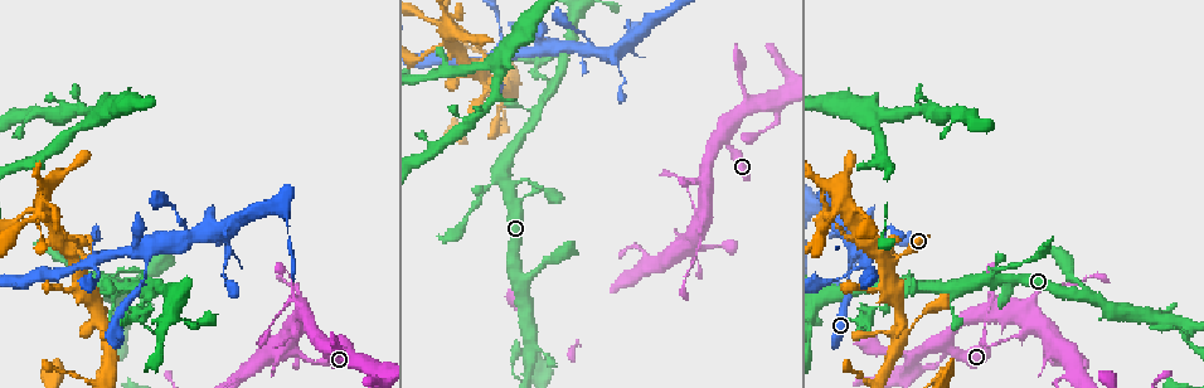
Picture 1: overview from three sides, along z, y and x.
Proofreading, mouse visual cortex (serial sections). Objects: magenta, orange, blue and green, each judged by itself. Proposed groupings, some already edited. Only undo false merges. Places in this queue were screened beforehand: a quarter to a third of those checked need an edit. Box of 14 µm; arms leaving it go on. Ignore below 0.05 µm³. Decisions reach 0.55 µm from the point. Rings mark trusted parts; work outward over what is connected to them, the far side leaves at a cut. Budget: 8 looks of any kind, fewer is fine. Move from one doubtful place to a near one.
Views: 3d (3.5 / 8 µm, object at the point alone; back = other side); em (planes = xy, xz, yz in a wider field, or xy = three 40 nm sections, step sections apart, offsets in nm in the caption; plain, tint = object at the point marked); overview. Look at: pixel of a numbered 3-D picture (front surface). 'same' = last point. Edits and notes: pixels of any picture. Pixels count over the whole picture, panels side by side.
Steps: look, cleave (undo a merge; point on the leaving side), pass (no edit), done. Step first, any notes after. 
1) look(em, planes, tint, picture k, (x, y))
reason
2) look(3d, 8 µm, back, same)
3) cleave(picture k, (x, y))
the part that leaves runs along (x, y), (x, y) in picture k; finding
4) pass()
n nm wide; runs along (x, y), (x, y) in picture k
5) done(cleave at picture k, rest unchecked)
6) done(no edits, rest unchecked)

look(3d, 3.5 µm, picture 1, (704, 213))
small branch off a trunk

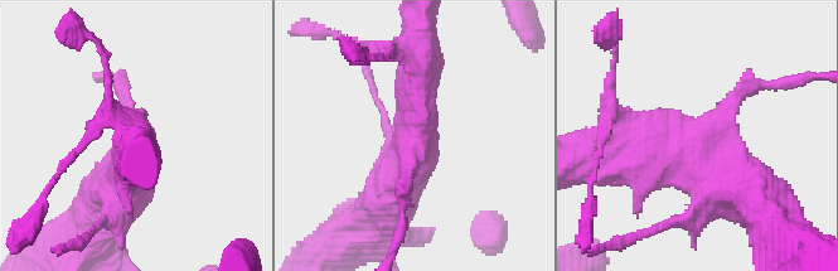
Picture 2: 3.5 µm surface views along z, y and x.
look(em, xy, step 3, tint, picture 2, (702, 140))
shape alone is not enough

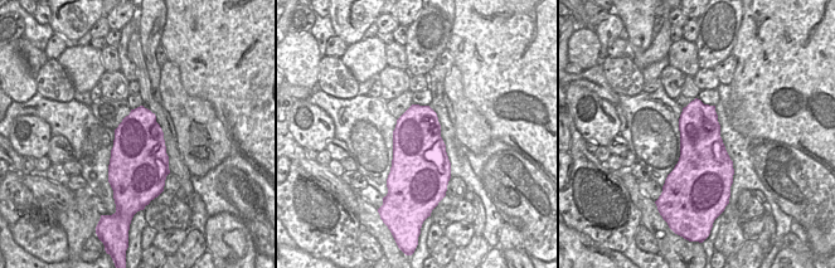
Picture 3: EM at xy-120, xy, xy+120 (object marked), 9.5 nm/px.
pass()
runs along (601, 156), (688, 156), (754, 196) in picture 2; all the same cell

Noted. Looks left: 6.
look(3d, 3.5 µm, picture 1, (533, 60))
narrows sharply

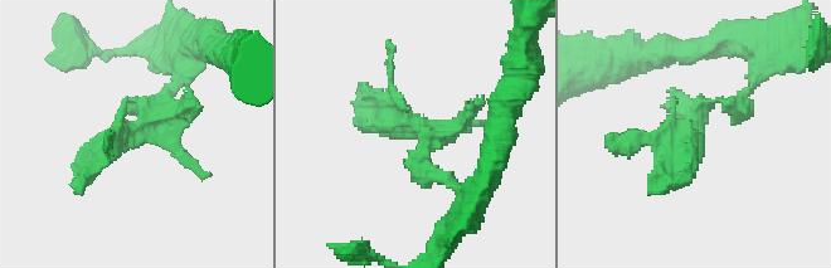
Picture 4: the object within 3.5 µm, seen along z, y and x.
look(em, xy, step 1, tint, picture 4, (696, 133))
now the EM

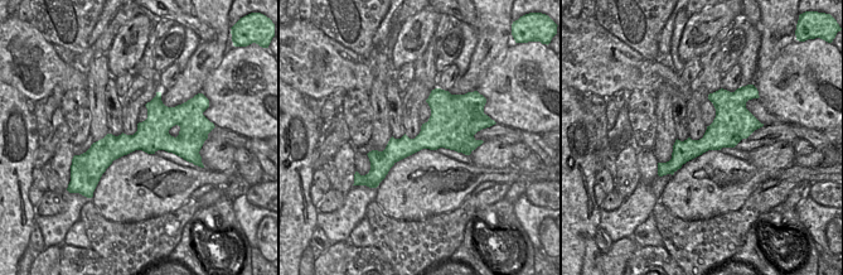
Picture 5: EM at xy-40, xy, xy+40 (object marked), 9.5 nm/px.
cleave(picture 4, (675, 108))
a second cell is stuck on

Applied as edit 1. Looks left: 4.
look(overview)
redraw

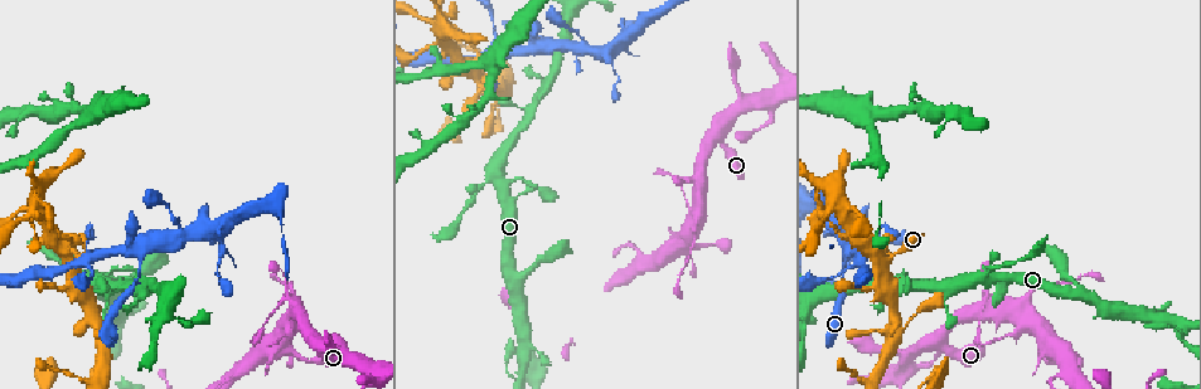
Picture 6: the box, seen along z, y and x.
look(em, planes, tint, picture 6, (88, 263))

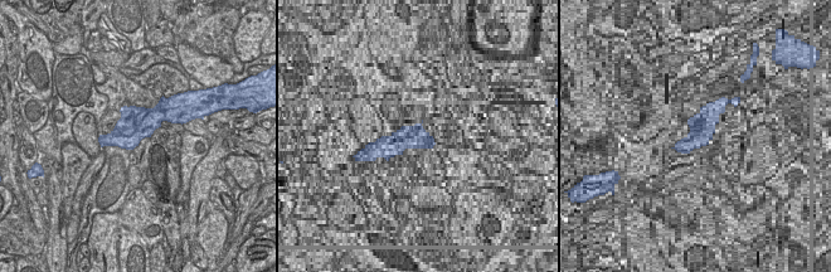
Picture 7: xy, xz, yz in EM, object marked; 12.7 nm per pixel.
look(3d, 3.5 µm, same)
see where the arms go

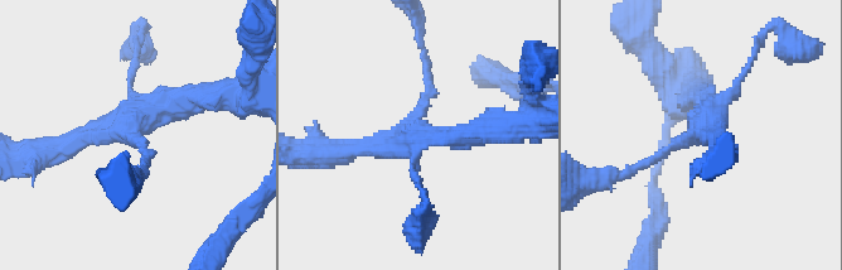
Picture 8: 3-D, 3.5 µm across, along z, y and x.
pass()
arms of 100, 150, 200, 300 nm; runs along (204, 96), (54, 146) in picture 8; one cell here

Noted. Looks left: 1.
done(cleave at picture 4, rest unchecked)

